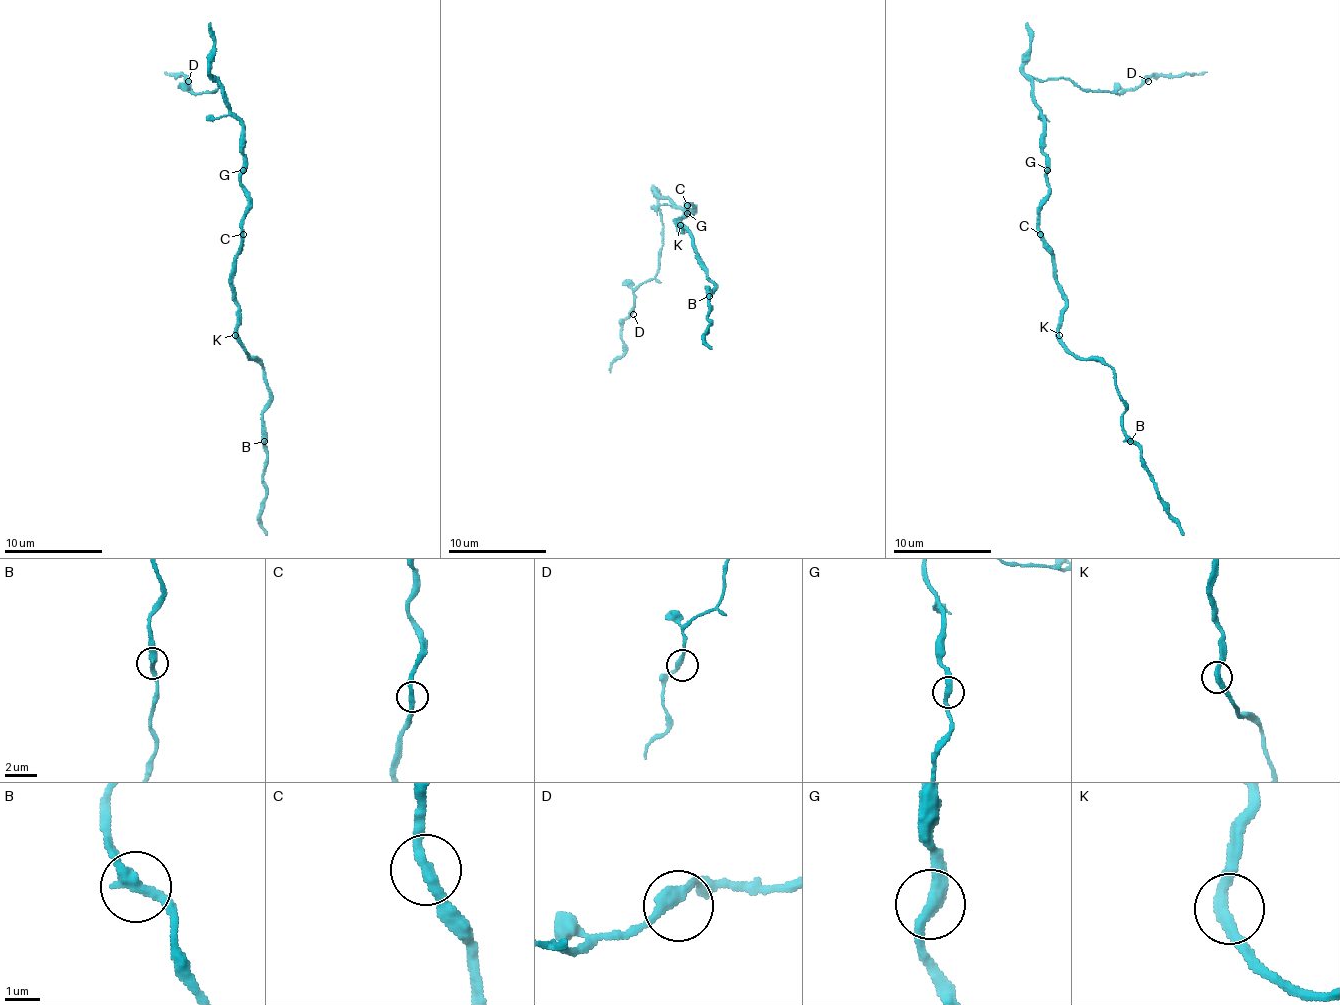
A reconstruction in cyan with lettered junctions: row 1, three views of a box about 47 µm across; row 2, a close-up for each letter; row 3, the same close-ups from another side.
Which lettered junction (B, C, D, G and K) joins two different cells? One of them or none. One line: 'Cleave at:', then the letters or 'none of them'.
Cleave at: none of them

